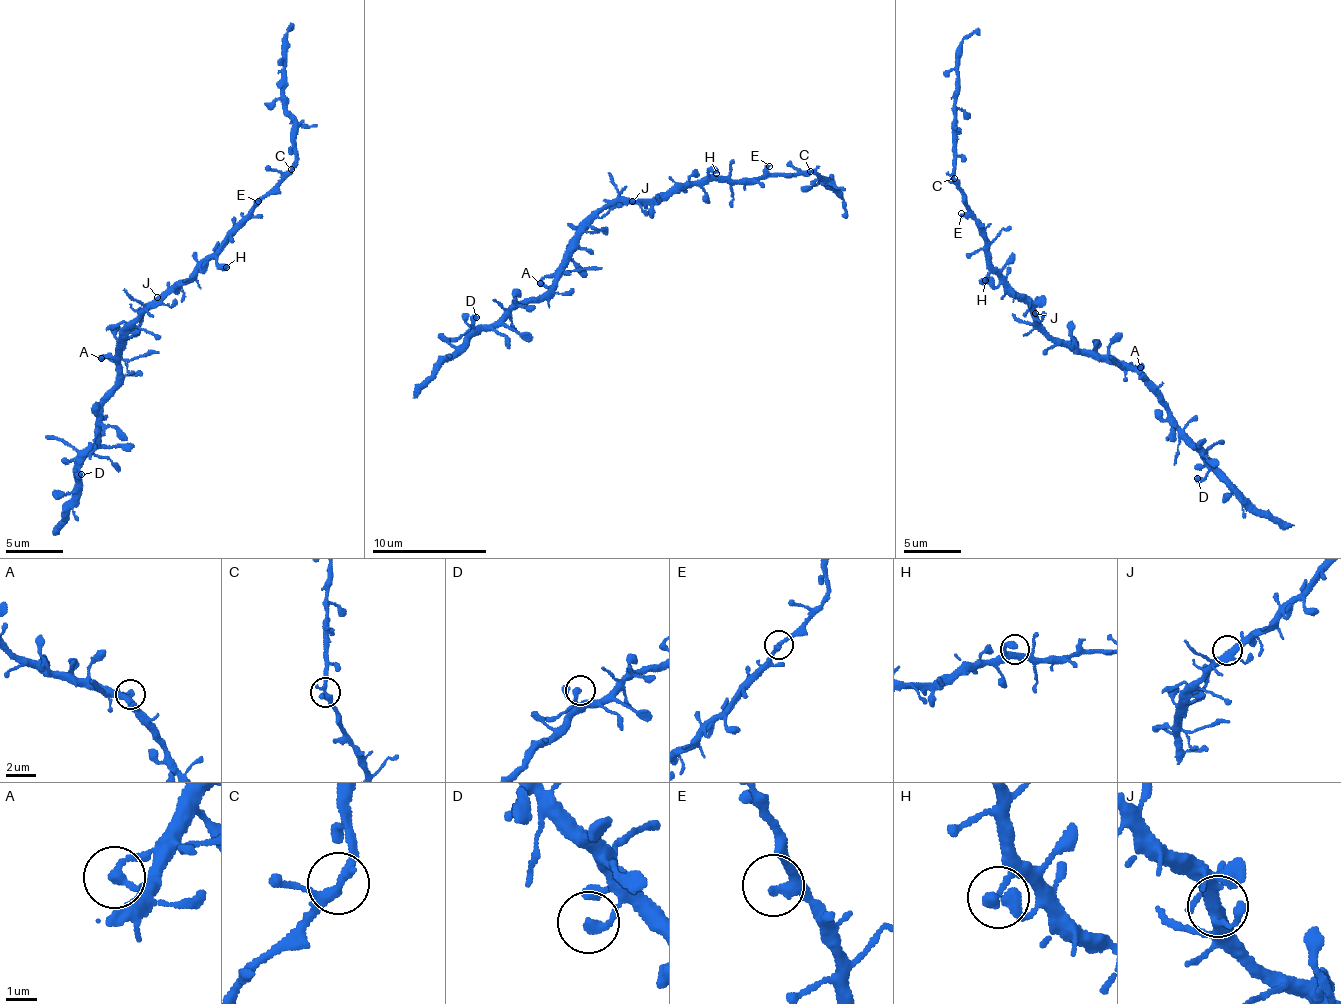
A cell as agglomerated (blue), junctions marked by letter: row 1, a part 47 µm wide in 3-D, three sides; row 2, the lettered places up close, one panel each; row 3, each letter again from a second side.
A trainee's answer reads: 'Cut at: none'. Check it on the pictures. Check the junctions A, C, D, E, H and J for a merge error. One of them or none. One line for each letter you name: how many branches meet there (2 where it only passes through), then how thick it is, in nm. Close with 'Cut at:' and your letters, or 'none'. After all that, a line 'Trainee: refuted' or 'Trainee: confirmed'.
Cut at: none
Trainee: confirmed

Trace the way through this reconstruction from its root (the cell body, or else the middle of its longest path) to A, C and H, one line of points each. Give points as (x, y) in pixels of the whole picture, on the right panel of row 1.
A: (1037, 318), (1057, 340), (1063, 340), (1076, 349), (1114, 356), (1125, 365), (1140, 367)
C: (1037, 318), (1031, 308), (1001, 281), (997, 267), (989, 261), (981, 225), (970, 216), (963, 190), (954, 177)
H: (1037, 318), (996, 274), (991, 273), (983, 278), (985, 280)

